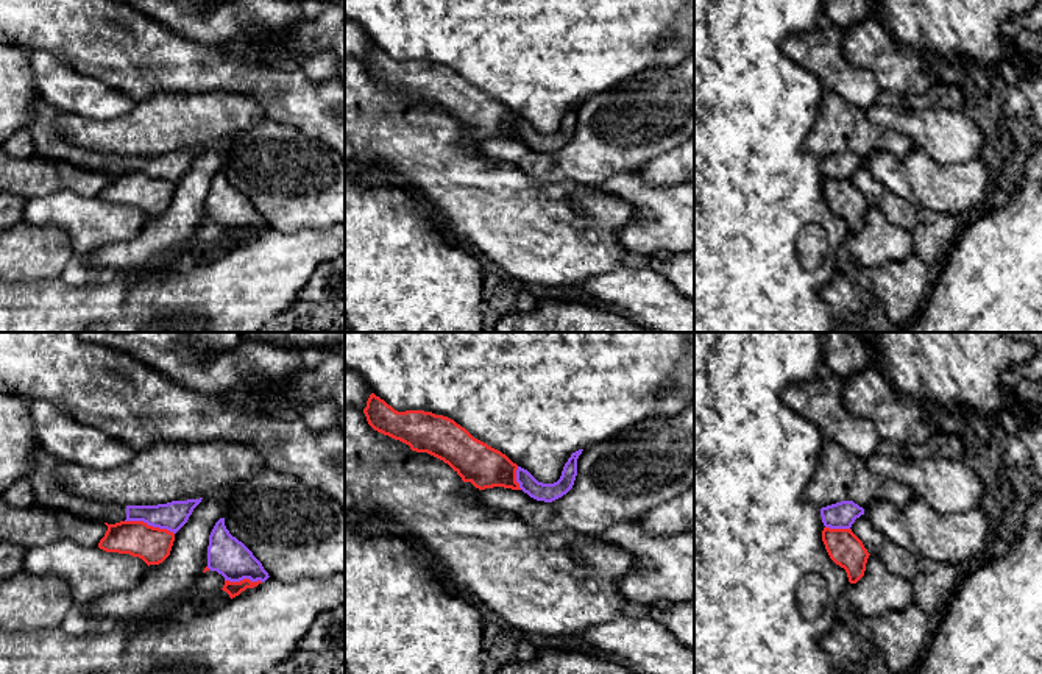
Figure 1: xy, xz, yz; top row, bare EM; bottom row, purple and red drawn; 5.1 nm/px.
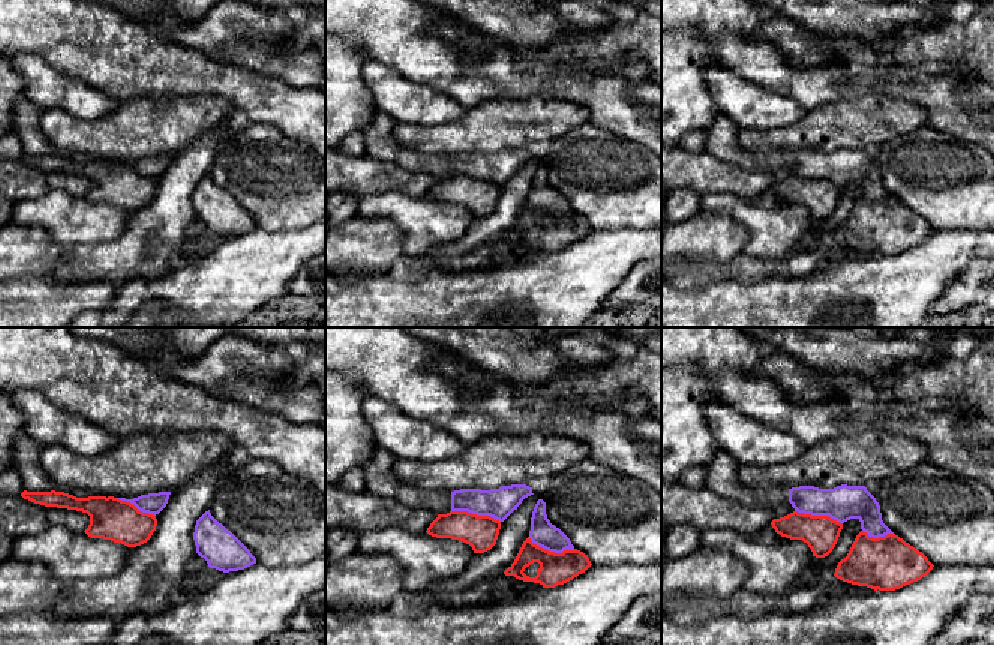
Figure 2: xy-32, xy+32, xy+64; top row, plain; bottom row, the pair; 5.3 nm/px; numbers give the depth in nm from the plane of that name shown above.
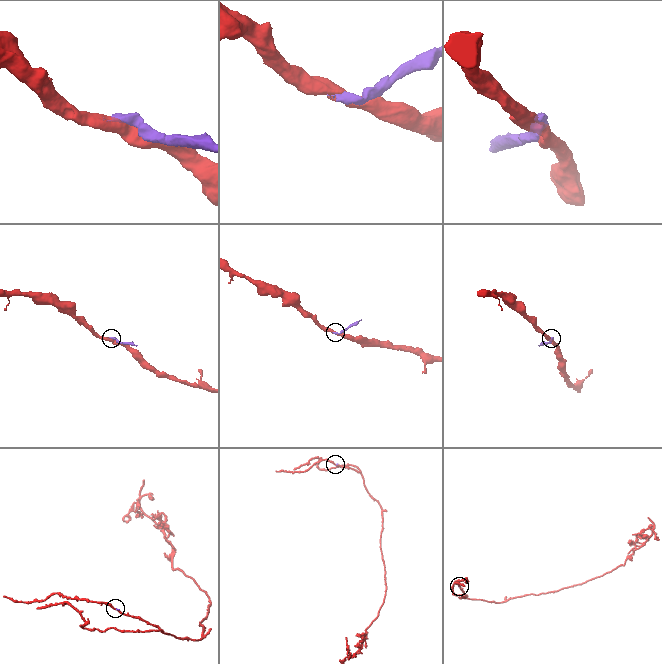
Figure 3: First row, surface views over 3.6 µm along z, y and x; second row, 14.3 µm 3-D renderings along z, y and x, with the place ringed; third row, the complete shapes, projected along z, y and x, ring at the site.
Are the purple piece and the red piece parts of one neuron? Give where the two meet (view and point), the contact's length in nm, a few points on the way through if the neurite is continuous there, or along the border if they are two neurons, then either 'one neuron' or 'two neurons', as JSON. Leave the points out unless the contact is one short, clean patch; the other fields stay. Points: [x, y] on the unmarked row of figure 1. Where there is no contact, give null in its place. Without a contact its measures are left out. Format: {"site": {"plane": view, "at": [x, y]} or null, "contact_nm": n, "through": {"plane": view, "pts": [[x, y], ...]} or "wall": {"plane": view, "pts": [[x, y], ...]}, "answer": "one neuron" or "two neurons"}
{"site": {"plane": "xy", "at": [150, 175]}, "contact_nm": 260, "answer": "two neurons"}

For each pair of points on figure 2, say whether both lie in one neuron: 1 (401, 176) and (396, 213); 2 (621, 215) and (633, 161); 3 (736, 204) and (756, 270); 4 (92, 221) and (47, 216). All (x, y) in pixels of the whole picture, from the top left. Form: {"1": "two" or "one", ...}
{"1": "two", "2": "one", "3": "two", "4": "one"}

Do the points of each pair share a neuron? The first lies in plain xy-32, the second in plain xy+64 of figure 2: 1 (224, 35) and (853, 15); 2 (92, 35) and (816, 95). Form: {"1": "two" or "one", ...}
{"1": "one", "2": "one"}

